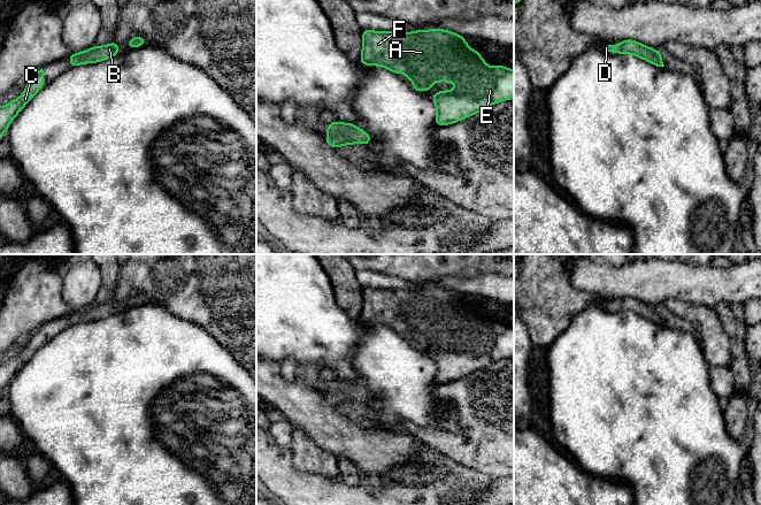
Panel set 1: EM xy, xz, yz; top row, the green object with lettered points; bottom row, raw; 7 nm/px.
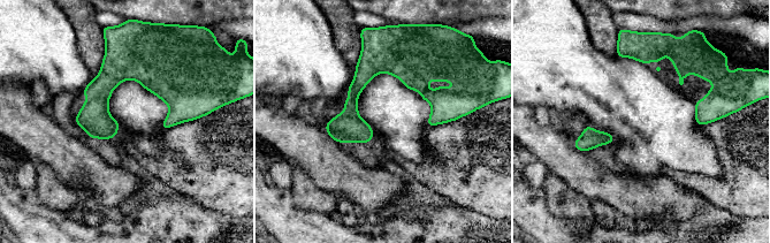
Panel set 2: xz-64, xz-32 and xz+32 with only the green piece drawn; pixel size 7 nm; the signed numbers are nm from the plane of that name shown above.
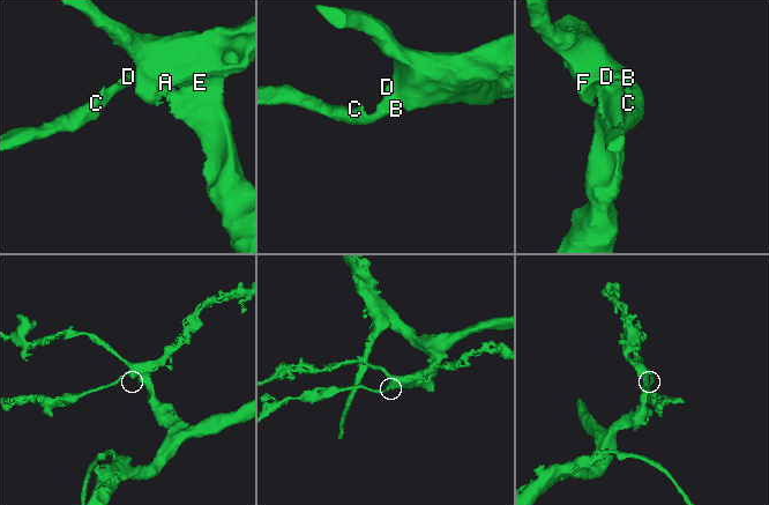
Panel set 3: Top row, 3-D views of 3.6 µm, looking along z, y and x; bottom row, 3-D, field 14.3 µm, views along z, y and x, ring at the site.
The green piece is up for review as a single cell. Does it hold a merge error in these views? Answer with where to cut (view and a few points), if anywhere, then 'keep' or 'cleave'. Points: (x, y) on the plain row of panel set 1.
no cut | keep

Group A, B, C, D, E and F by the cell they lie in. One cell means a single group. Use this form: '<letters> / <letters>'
A B C D E F

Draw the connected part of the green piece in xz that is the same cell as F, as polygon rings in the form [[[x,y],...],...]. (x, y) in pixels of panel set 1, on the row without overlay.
[[[444,286],[414,290],[362,288],[360,320],[384,324],[394,331],[402,330],[414,341],[416,350],[430,349],[433,339],[454,339],[454,349],[438,349],[431,357],[437,365],[437,384],[459,380],[493,361],[514,355],[514,328],[500,322],[491,327],[462,293]]]

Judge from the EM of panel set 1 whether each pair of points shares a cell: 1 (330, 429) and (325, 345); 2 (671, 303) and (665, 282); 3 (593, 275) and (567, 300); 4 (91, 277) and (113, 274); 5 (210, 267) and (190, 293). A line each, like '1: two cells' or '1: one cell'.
1: two cells
2: two cells
3: two cells
4: two cells
5: one cell

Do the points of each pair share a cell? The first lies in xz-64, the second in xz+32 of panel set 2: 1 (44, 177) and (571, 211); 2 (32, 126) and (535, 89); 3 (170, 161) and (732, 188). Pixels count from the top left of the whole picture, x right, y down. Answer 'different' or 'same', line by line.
1: same
2: different
3: same

